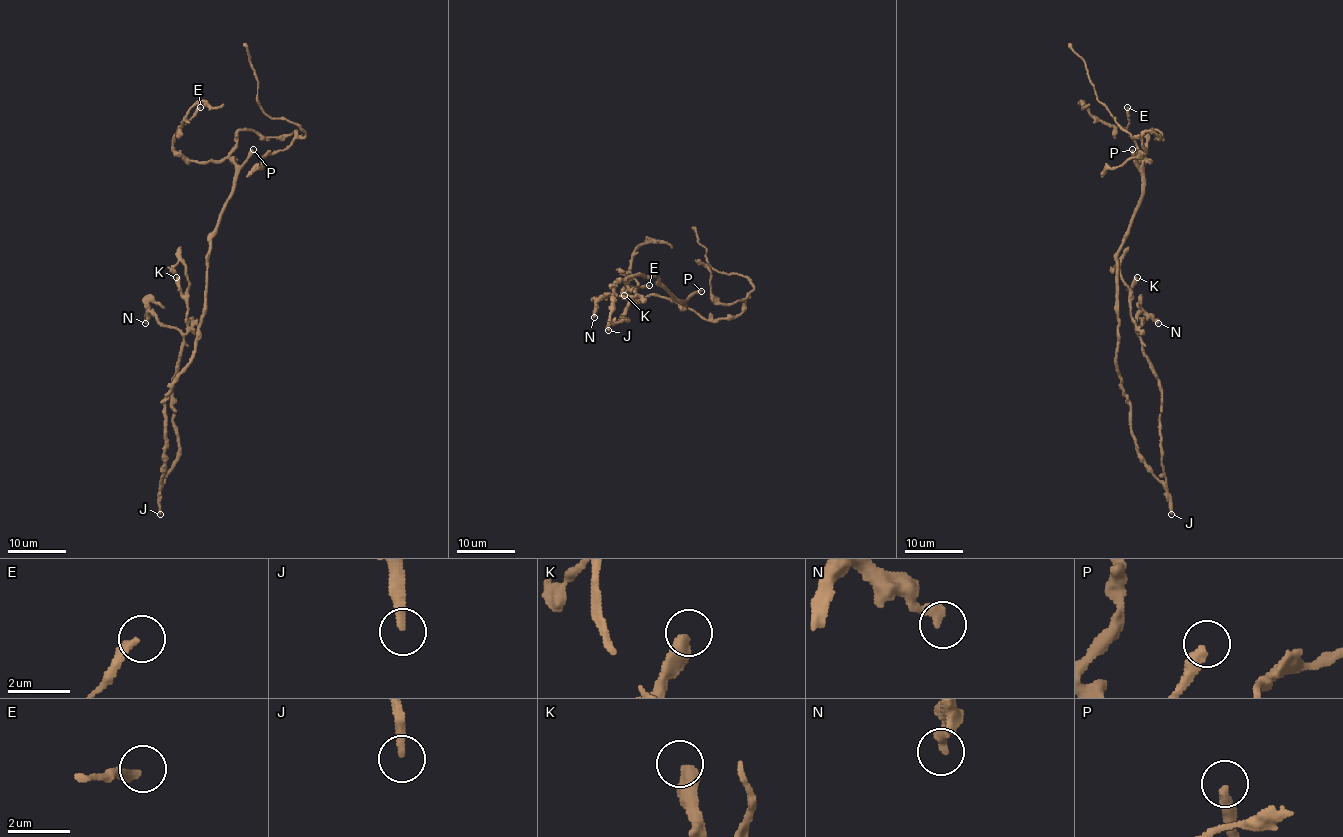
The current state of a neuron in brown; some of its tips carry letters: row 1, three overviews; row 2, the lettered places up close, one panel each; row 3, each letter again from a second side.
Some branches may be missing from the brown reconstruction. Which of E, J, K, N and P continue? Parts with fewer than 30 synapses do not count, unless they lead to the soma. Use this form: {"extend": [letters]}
{"extend": ["P"]}

